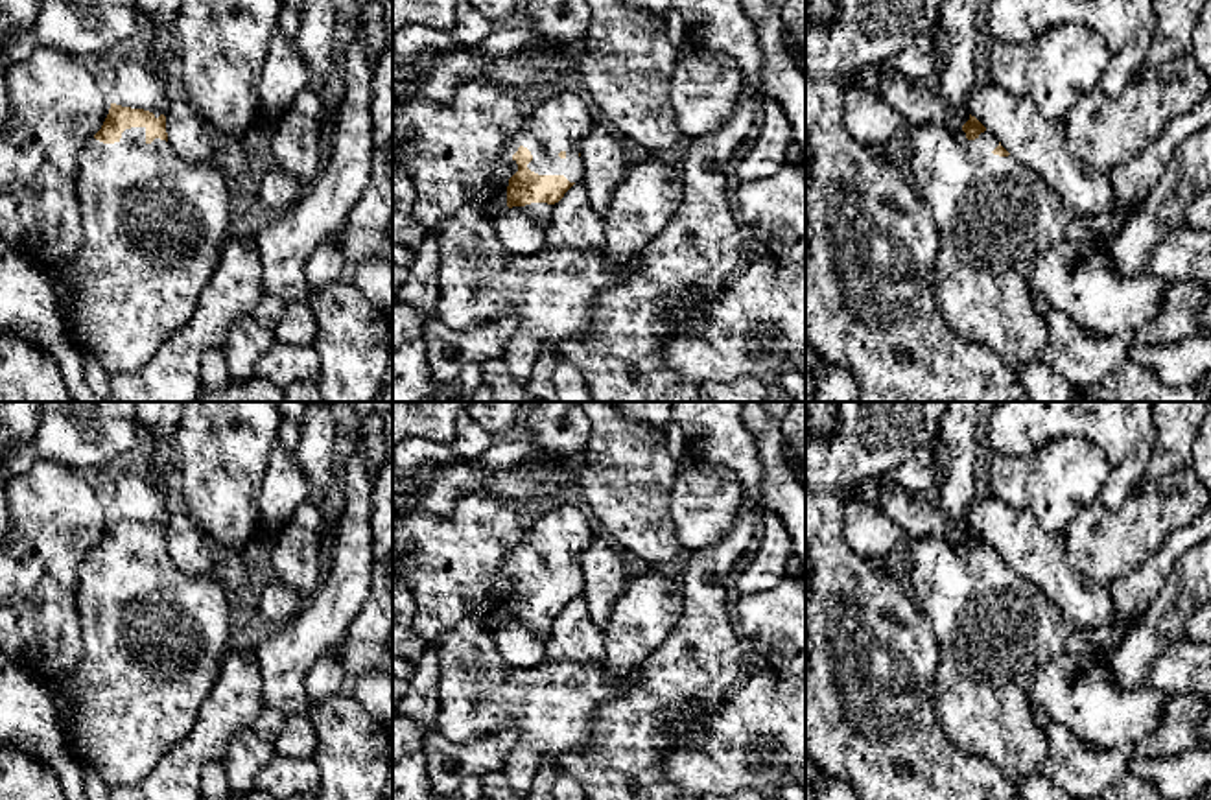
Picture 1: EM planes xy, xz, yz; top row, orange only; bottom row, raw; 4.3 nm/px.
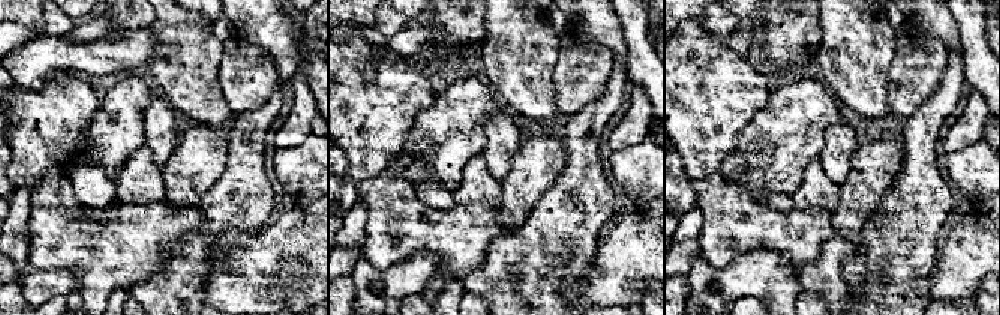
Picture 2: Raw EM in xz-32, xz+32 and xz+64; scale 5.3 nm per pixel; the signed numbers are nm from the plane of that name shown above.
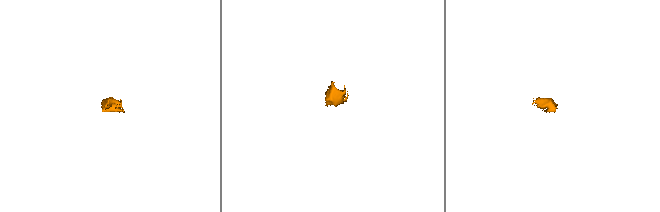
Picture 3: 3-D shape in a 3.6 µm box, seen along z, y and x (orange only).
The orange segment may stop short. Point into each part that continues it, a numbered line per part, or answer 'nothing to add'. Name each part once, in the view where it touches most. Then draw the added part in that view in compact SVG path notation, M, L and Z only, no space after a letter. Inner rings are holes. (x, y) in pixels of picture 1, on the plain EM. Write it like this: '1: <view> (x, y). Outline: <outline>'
1: xz (561, 535). Outline: M547 505L546 512L525 531L522 544L507 555L494 590L472 619L488 632L509 621L507 599L509 592L518 584L512 568L520 559L533 568L533 573L527 577L531 584L538 588L564 588L570 595L582 594L581 557L595 533L597 525L584 507Z

